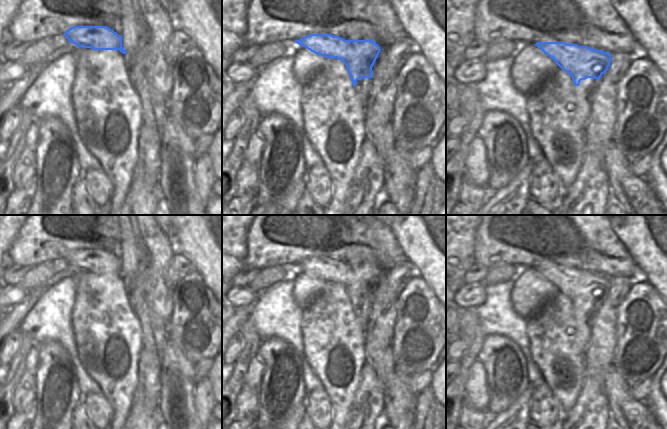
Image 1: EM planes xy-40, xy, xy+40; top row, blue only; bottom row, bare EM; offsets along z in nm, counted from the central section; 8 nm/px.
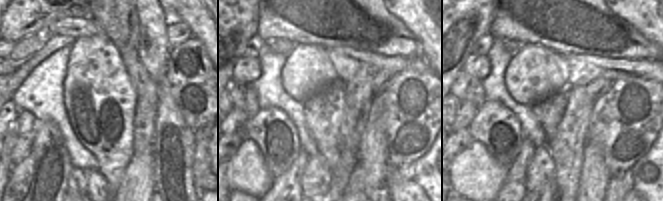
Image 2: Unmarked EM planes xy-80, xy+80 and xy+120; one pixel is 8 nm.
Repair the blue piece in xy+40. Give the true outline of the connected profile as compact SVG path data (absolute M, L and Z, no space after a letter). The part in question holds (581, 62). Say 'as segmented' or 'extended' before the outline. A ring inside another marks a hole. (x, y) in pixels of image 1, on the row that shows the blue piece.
as segmented; M537 42L534 45L572 77L574 86L587 78L599 80L612 61L611 54L587 46L565 42Z

